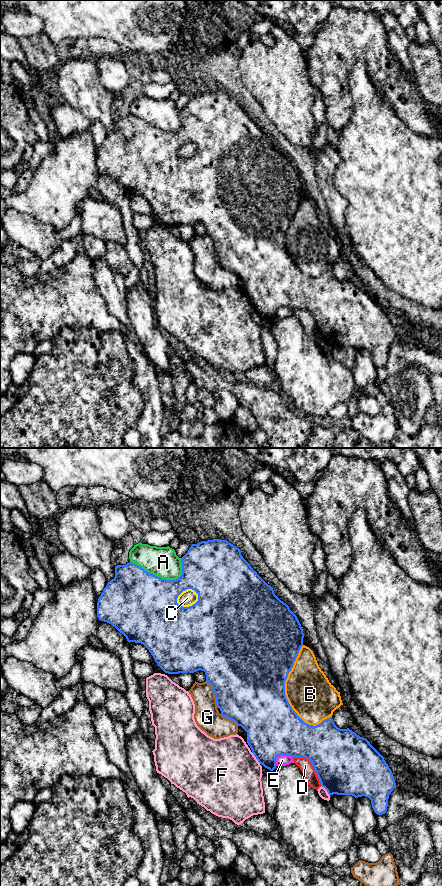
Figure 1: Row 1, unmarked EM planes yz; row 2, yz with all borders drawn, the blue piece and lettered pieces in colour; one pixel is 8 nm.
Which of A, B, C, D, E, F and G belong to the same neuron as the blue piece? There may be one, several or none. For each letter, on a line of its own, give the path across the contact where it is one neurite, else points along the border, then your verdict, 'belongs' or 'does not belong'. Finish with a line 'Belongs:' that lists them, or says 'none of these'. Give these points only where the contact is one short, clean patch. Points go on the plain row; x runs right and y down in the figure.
A: does not belong
B: does not belong
C: does not belong
D: does not belong
E: does not belong
F: does not belong
G: does not belong
Belongs: none of these

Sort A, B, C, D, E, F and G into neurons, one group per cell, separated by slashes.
A / B / C D / E / F / G

